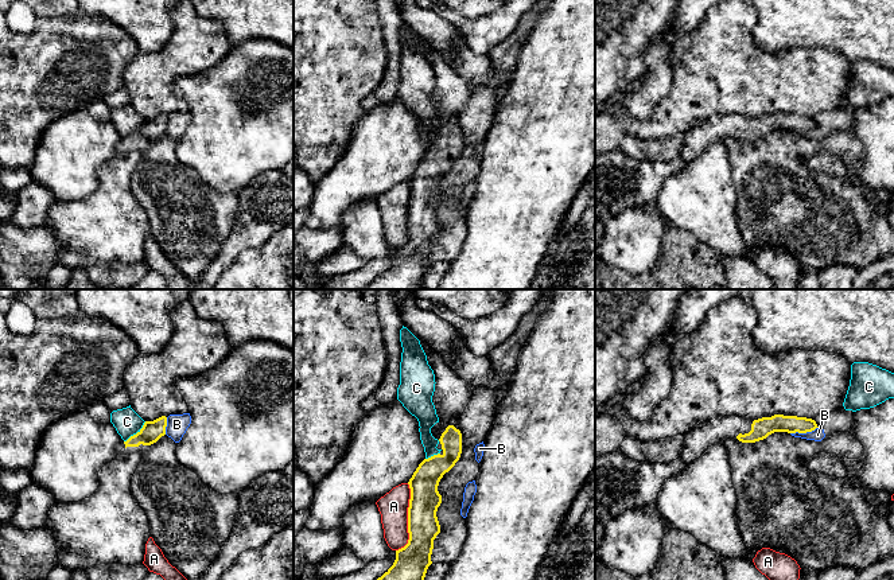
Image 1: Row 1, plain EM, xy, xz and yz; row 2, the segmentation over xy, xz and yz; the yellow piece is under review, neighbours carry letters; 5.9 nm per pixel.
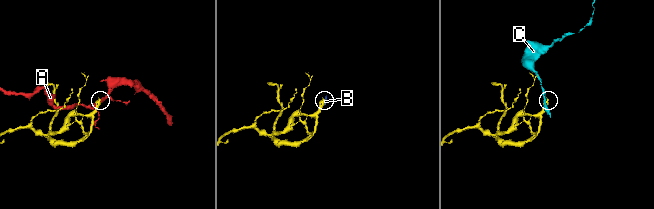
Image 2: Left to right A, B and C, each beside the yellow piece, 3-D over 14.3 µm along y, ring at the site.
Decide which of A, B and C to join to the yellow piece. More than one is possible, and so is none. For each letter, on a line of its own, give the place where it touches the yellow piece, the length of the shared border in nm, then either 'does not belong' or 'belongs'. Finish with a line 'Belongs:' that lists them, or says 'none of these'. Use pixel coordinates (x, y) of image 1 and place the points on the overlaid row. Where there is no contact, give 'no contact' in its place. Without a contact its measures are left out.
A: contact xz (408, 518); length 420 nm; does not belong
B: contact yz (804, 432); length 170 nm; does not belong
C: contact xy (136, 433); length 180 nm; does not belong
Belongs: none of these

